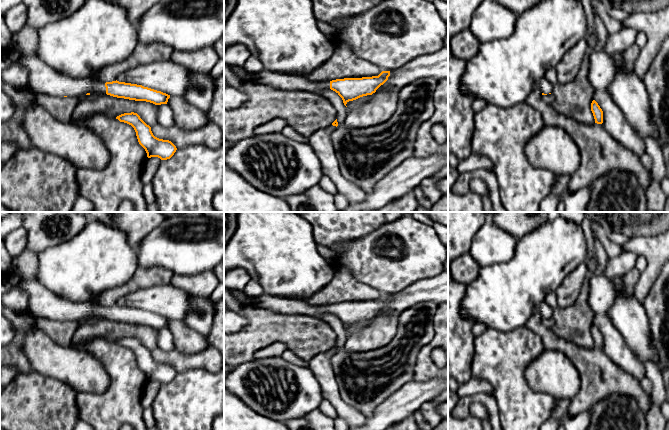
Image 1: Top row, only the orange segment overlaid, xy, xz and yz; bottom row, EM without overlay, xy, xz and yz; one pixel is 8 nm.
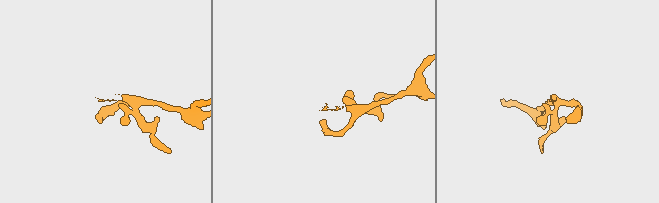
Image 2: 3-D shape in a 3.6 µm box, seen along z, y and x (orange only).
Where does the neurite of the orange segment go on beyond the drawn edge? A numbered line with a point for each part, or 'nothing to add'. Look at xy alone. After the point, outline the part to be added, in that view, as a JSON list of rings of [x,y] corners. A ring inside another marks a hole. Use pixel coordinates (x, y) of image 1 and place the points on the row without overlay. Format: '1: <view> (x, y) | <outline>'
1: xy (43, 303) | [[[21,280],[20,288],[28,295],[28,309],[36,317],[54,321],[80,322],[87,317],[106,317],[105,306],[93,302],[76,303],[59,297],[37,280]]]

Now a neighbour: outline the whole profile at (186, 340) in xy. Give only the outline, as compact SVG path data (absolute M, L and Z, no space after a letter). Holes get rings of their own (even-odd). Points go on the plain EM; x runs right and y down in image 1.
M170 320L167 328L172 334L174 348L181 353L196 354L208 348L205 338L184 321Z

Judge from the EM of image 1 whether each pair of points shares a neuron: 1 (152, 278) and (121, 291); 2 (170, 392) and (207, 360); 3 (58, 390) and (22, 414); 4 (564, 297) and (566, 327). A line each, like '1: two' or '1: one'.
1: one
2: two
3: one
4: two

